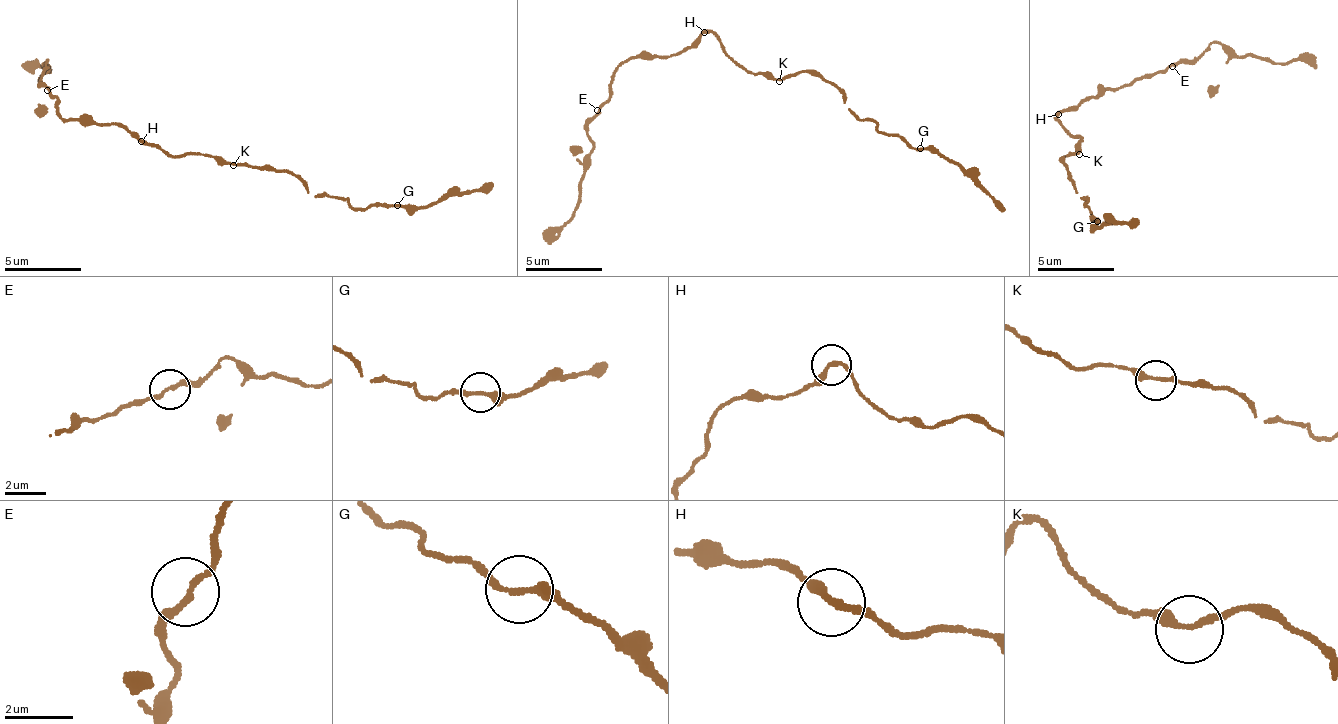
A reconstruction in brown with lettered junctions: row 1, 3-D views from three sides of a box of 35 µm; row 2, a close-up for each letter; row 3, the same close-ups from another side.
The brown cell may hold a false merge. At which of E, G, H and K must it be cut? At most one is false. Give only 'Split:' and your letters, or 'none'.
Split: G

